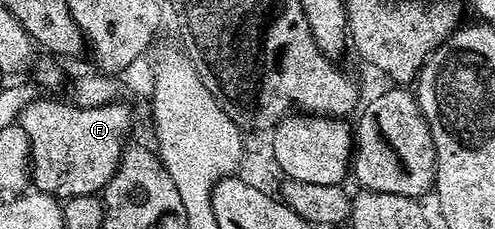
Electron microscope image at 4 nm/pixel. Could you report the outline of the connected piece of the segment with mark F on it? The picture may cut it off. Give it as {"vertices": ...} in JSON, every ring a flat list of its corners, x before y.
{"vertices":[[37,96,20,110,18,123,29,137,31,185,57,200,99,195,125,152,124,133,132,126,132,110,120,100,105,106,77,106,52,97,56,96]]}

